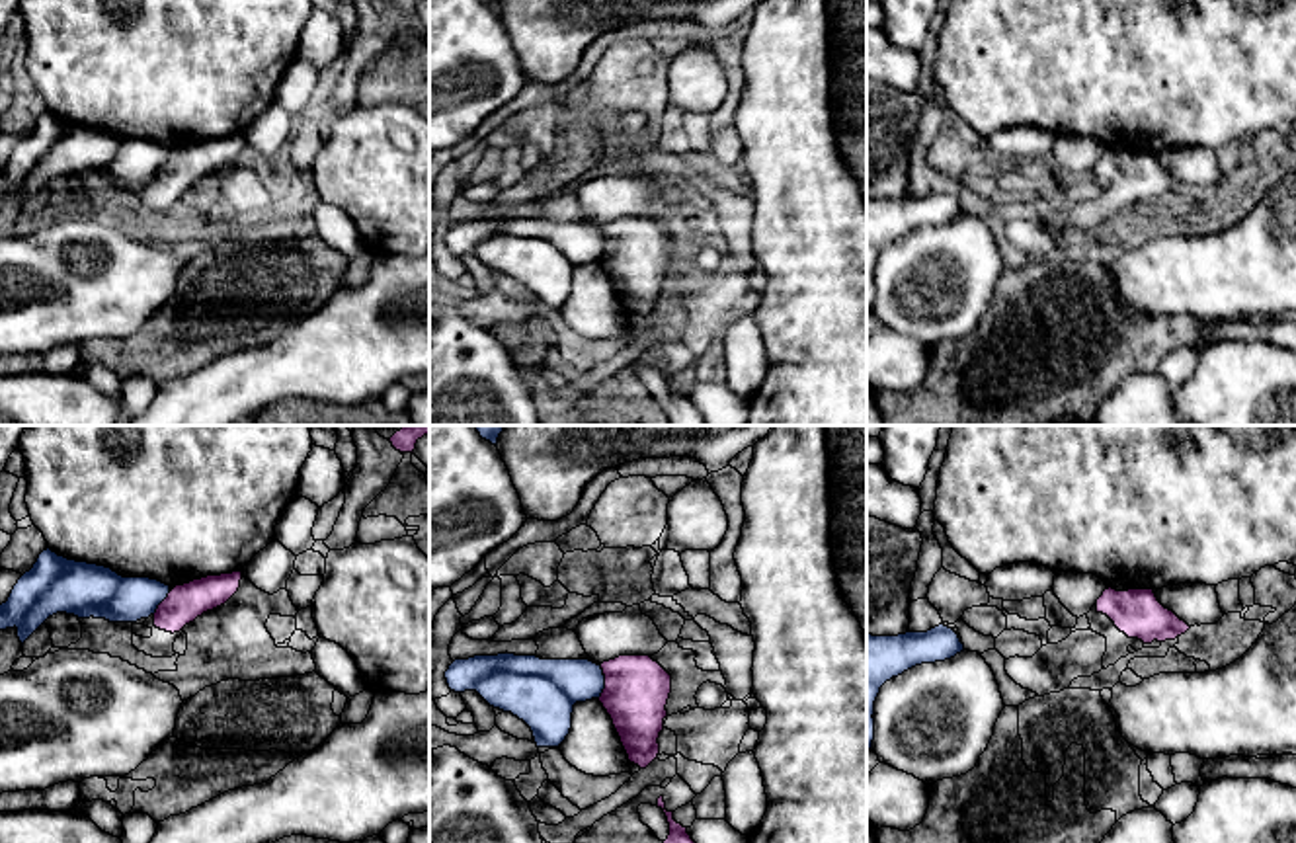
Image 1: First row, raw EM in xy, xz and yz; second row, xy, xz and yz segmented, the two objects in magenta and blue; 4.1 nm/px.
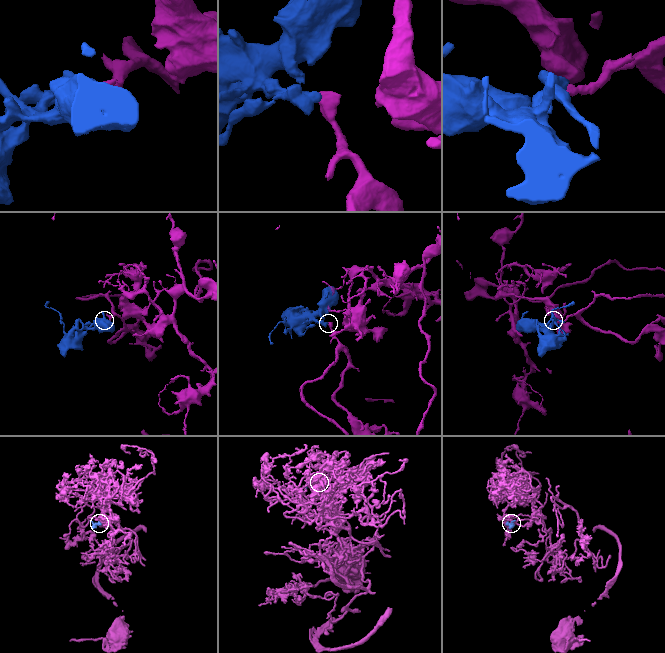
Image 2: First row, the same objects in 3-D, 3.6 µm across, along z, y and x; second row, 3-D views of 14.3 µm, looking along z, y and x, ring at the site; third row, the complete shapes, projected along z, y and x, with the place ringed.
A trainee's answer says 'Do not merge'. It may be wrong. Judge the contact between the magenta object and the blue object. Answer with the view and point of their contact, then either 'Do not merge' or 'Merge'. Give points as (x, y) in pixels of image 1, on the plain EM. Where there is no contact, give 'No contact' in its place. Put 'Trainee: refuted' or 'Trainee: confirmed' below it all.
Touches magenta at xz (606, 244). Merge
Trainee: refuted

